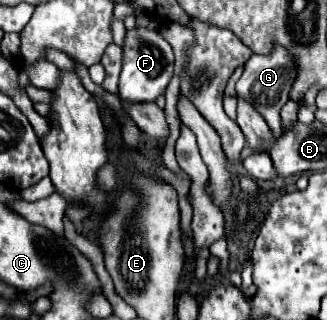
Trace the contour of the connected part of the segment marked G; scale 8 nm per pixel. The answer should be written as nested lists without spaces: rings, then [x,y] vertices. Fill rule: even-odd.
[[[274,46],[274,50],[268,56],[252,54],[248,64],[244,66],[244,74],[236,82],[236,96],[250,102],[264,116],[270,130],[280,136],[282,134],[280,108],[288,102],[288,98],[290,98],[288,94],[290,94],[294,80],[296,80],[296,68],[294,68],[292,58],[288,58],[288,52],[284,52],[282,46]]]

